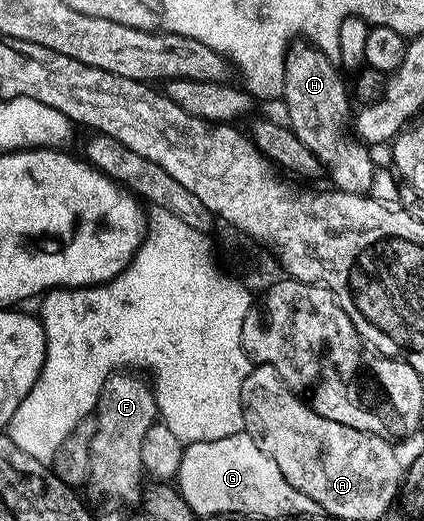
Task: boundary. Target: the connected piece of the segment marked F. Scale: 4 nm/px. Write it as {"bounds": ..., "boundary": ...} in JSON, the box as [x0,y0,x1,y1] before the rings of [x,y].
{"bounds":[88,375,159,505],"boundary":[[[109,375],[104,381],[96,408],[96,437],[92,437],[92,461],[88,487],[118,505],[143,502],[144,472],[140,448],[148,429],[159,418],[153,386],[138,375]]]}

